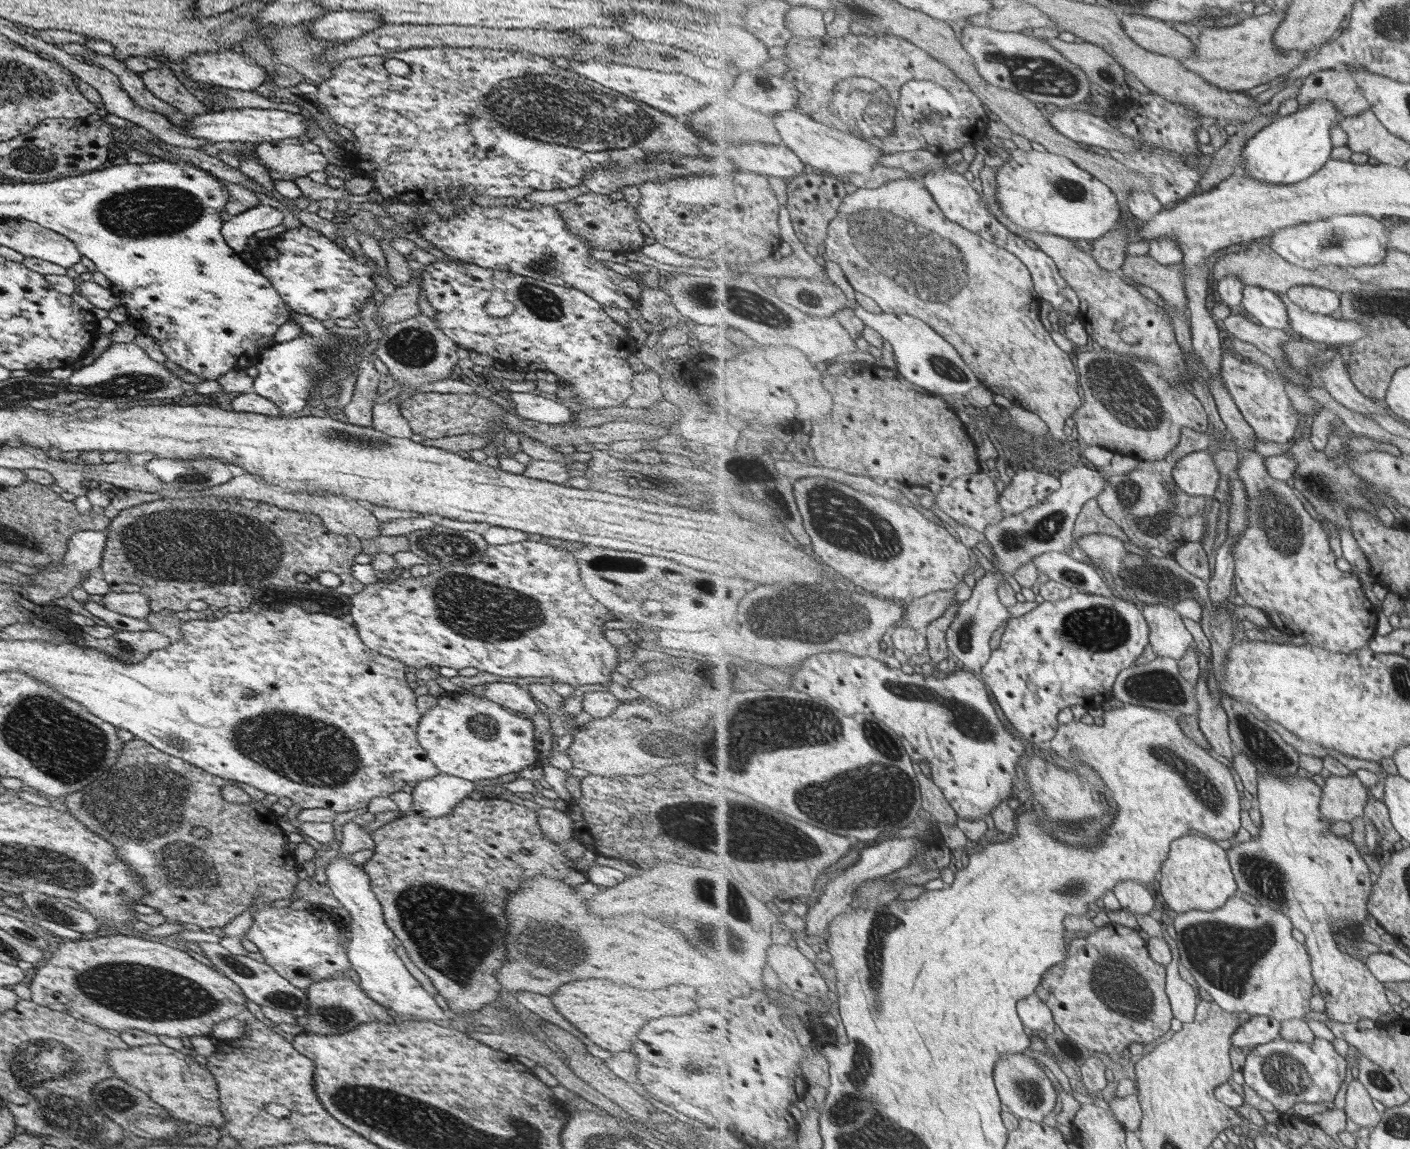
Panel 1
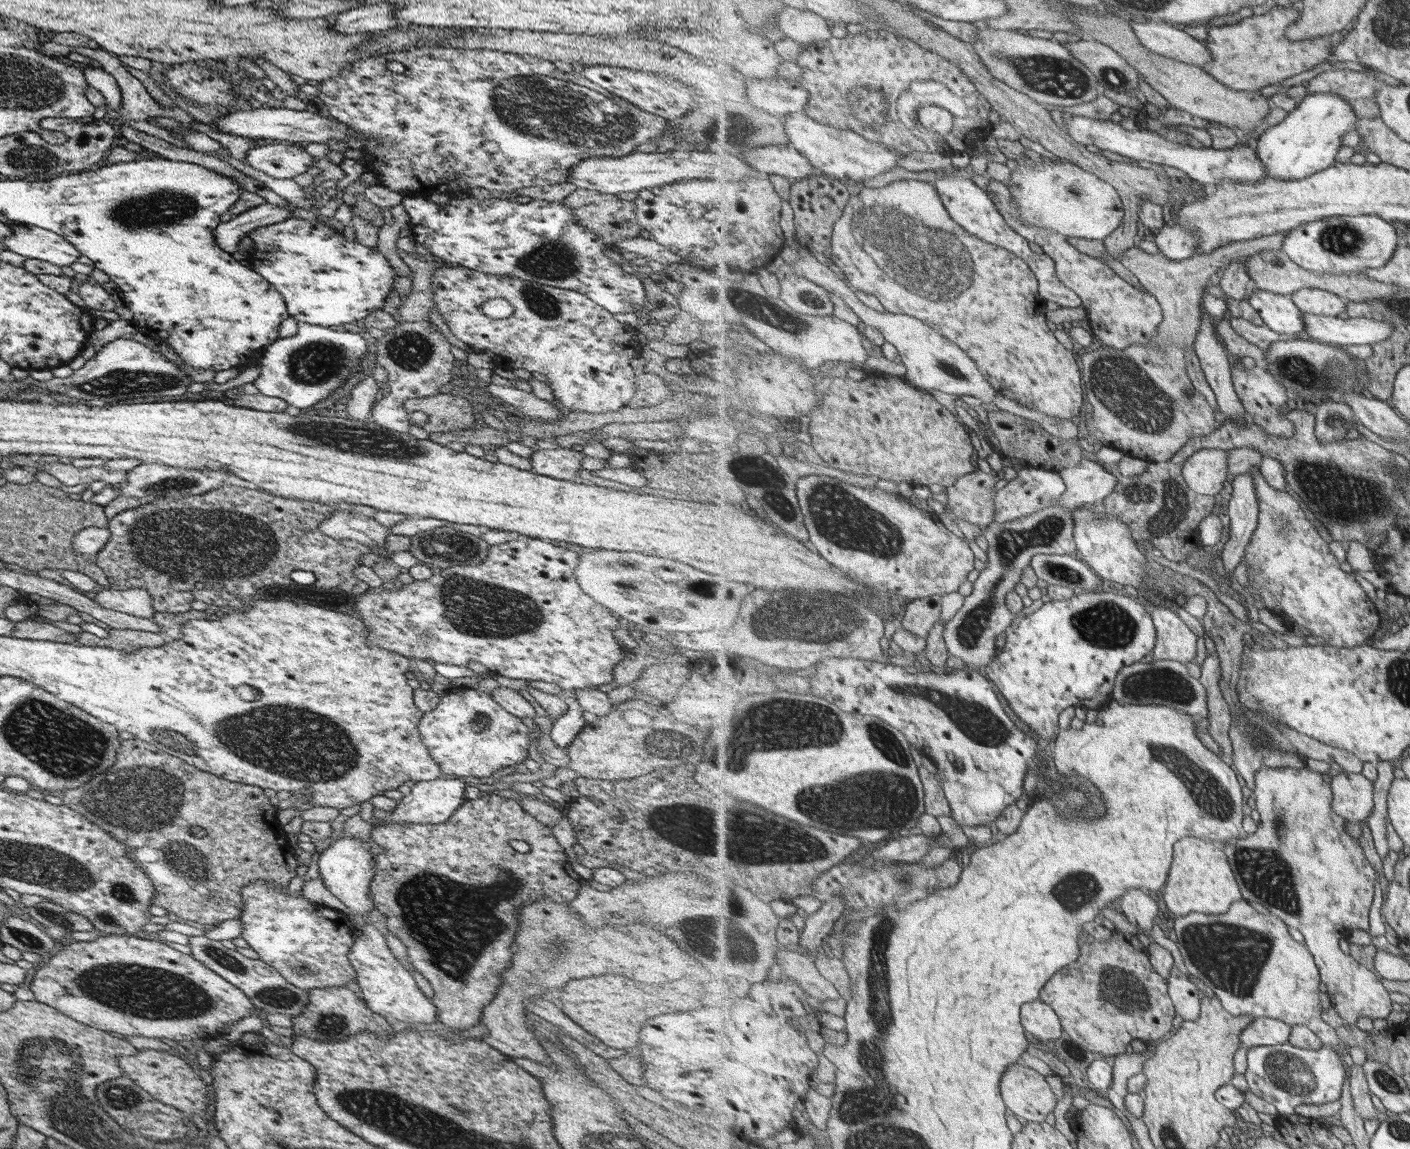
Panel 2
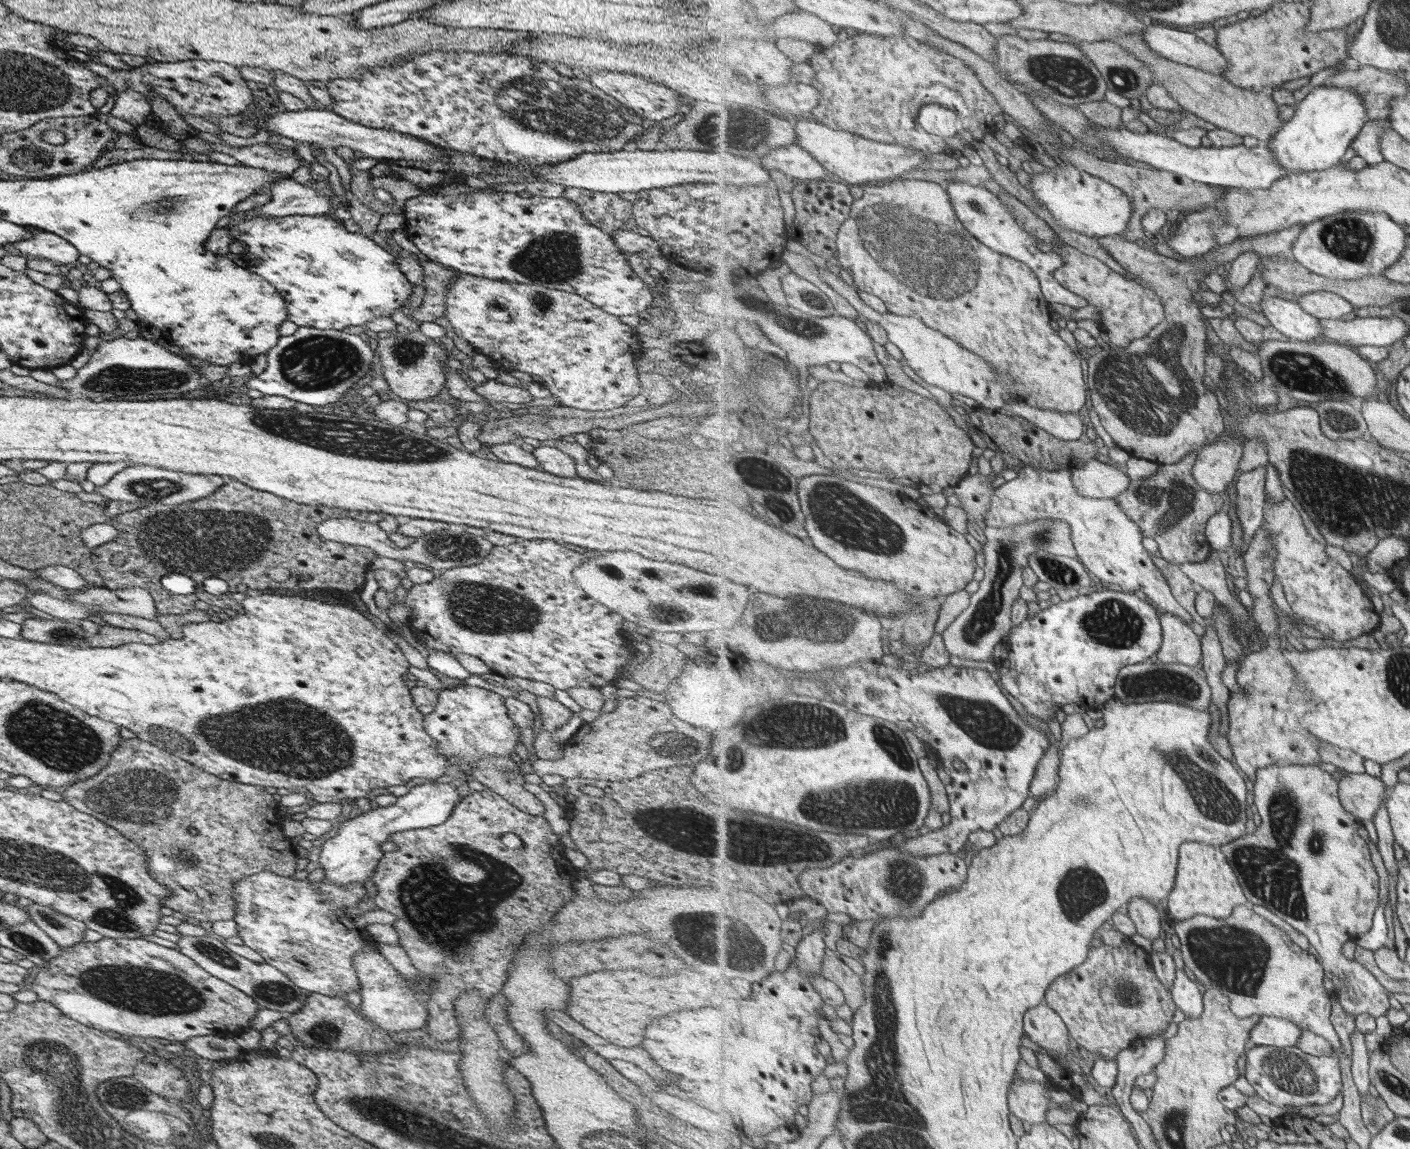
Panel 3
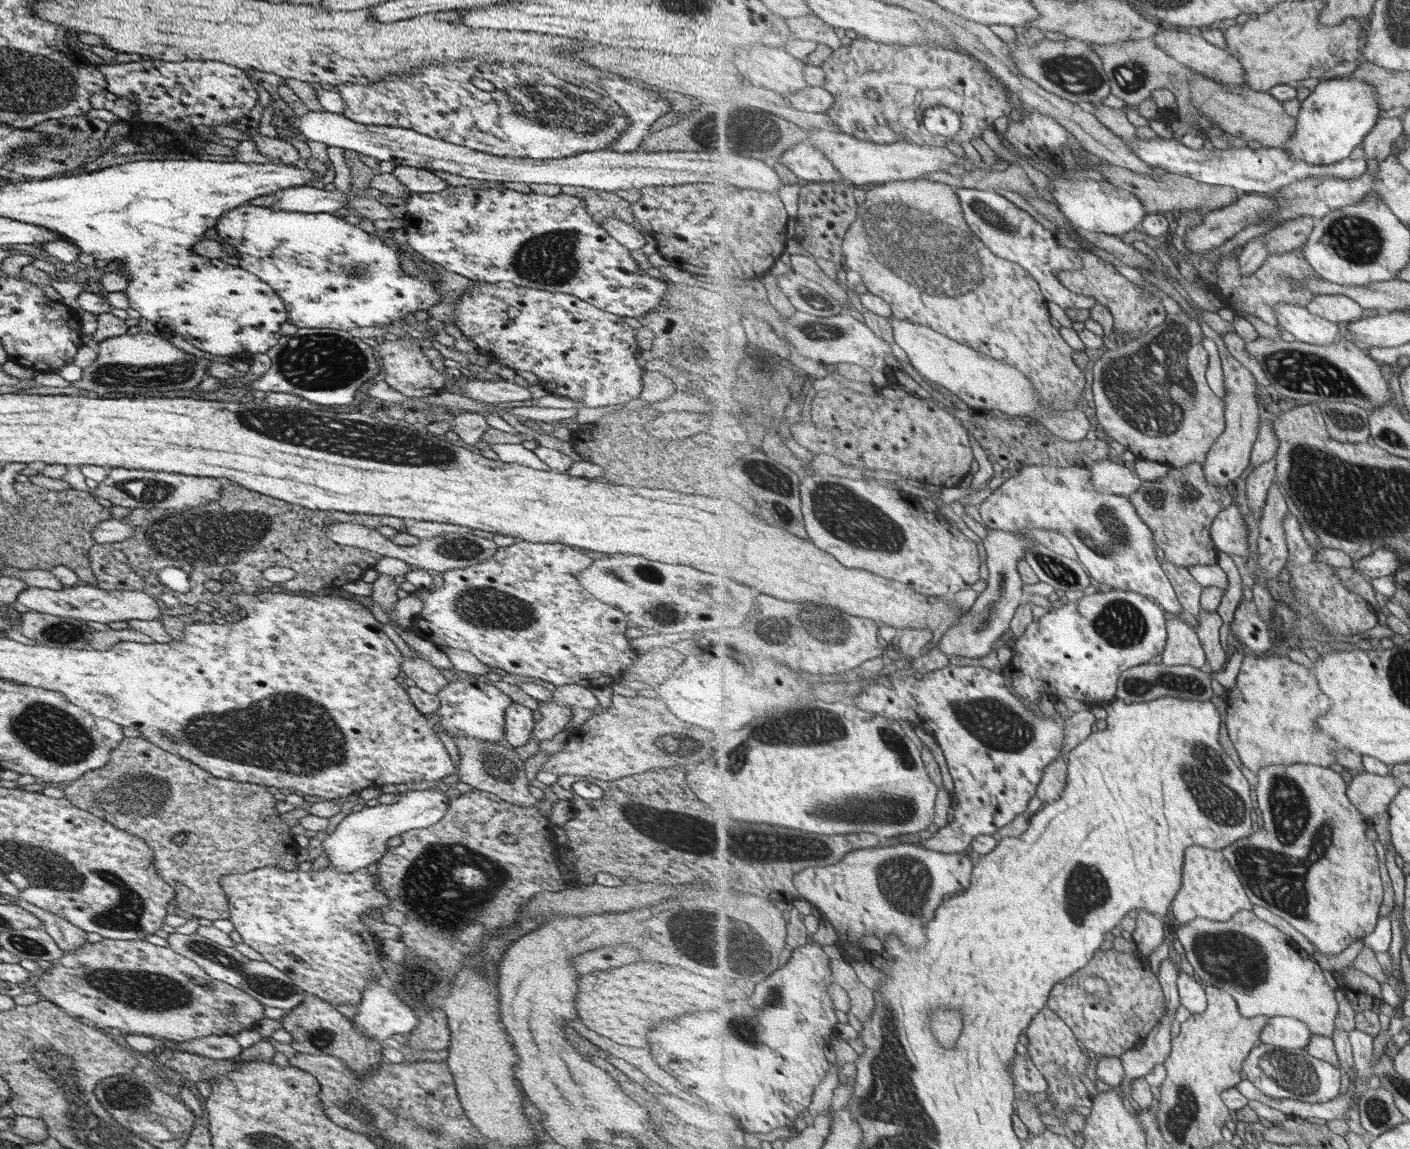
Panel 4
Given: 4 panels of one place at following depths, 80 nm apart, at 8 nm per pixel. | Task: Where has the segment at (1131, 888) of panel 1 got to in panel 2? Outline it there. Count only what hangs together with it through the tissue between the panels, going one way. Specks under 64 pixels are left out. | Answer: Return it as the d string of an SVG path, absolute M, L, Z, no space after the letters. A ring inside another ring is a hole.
M1131 889L1119 901L1123 913L1131 923L1139 926L1144 933L1155 926L1155 918L1161 916L1153 895L1143 889Z

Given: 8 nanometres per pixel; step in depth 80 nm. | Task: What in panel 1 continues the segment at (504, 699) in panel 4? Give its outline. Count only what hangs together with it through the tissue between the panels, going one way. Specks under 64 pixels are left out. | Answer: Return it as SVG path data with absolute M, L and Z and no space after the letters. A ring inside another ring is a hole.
M453 691L439 696L436 703L420 715L416 739L439 772L468 781L519 772L538 761L531 719L519 717L519 713L504 709L487 700L483 694L468 695Z

